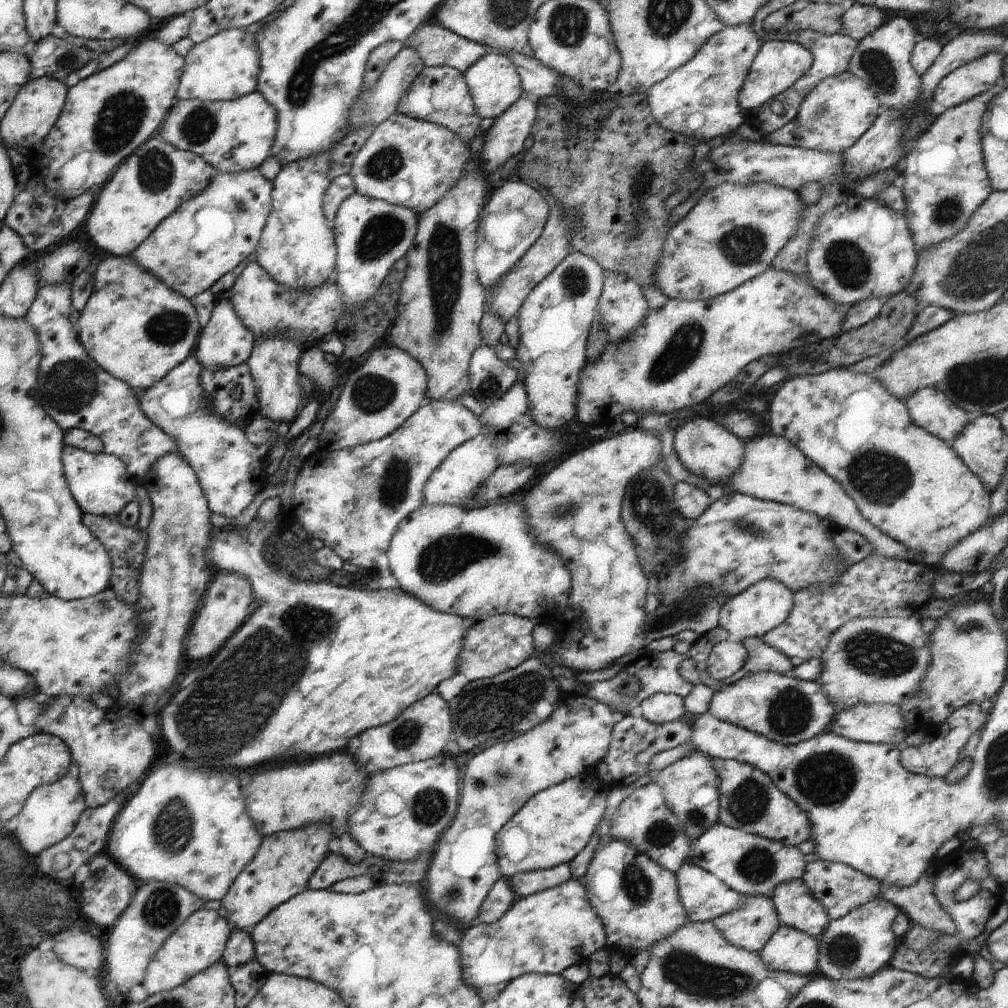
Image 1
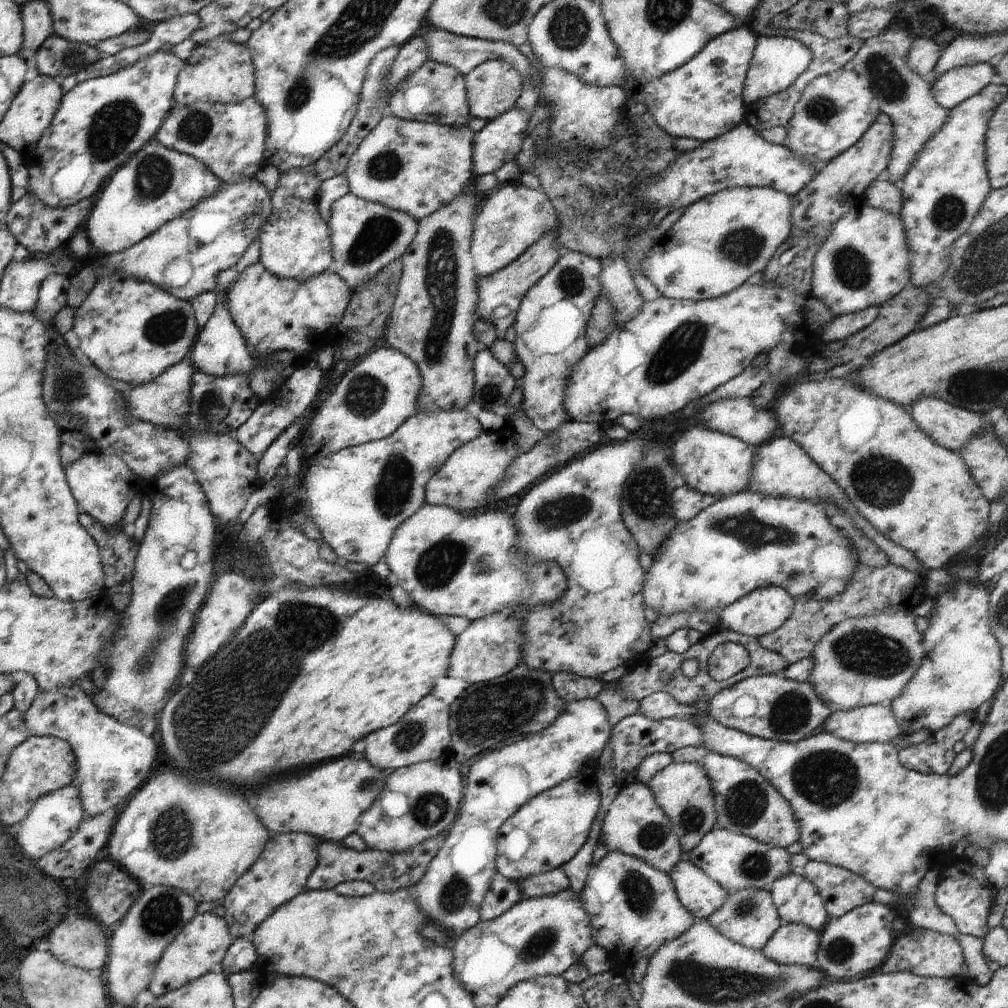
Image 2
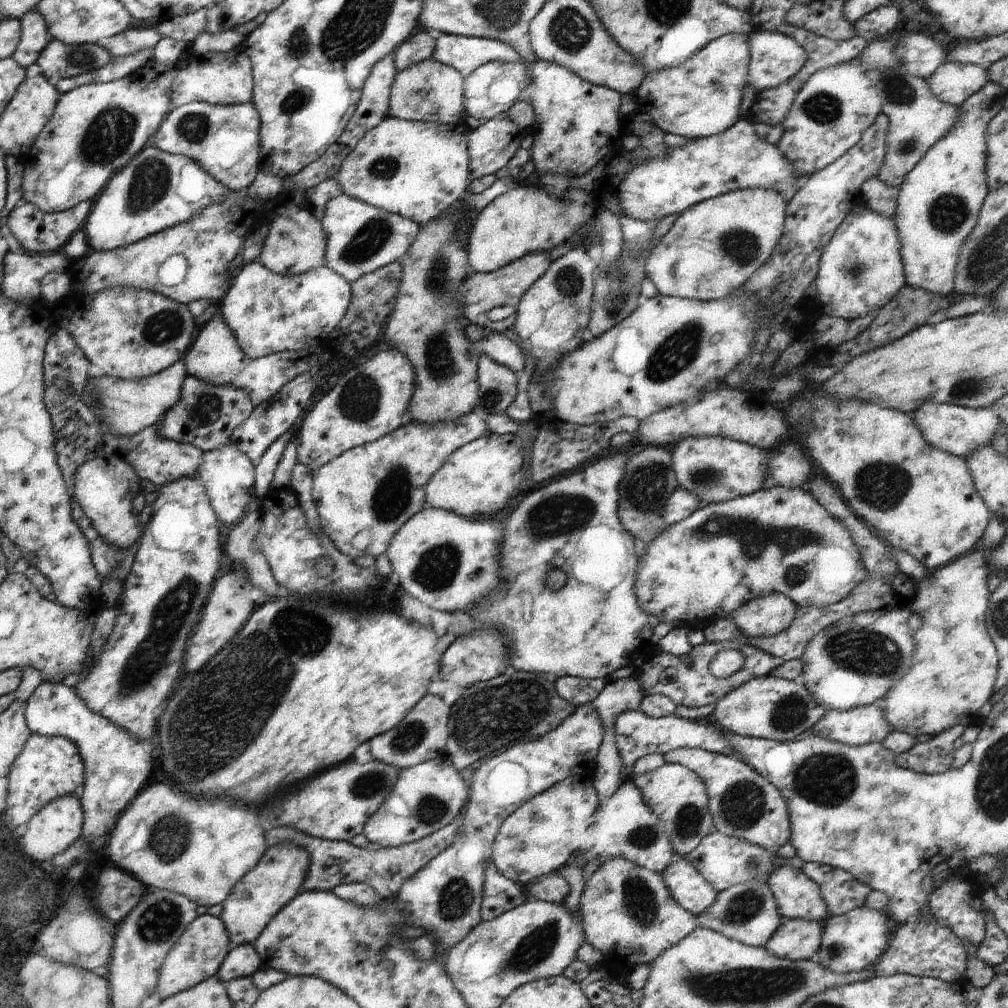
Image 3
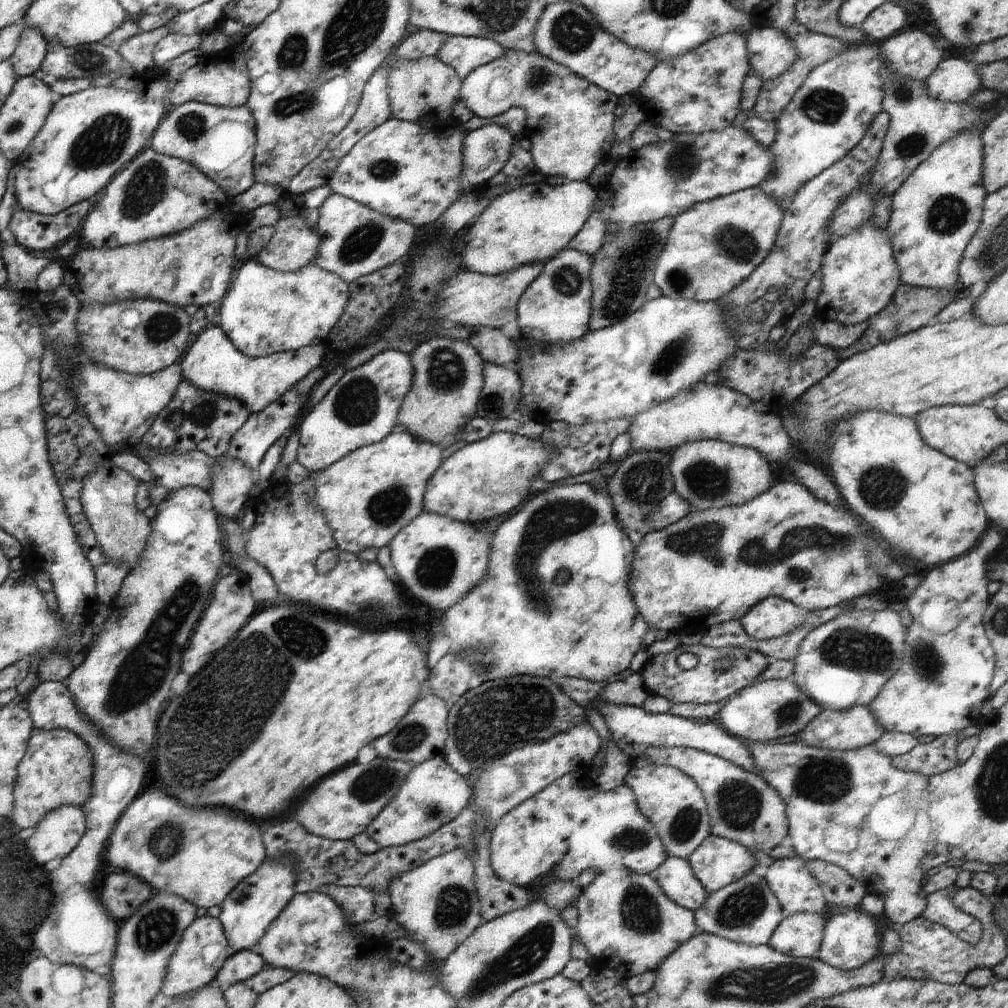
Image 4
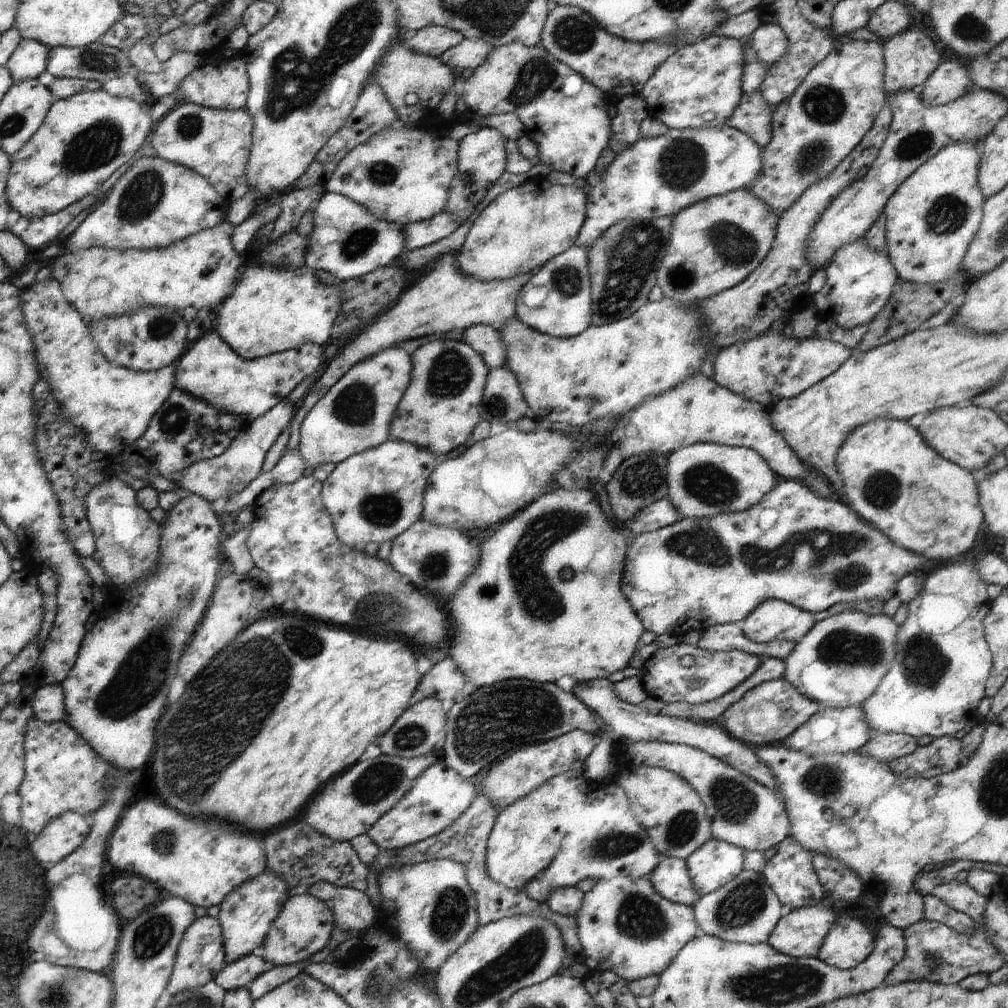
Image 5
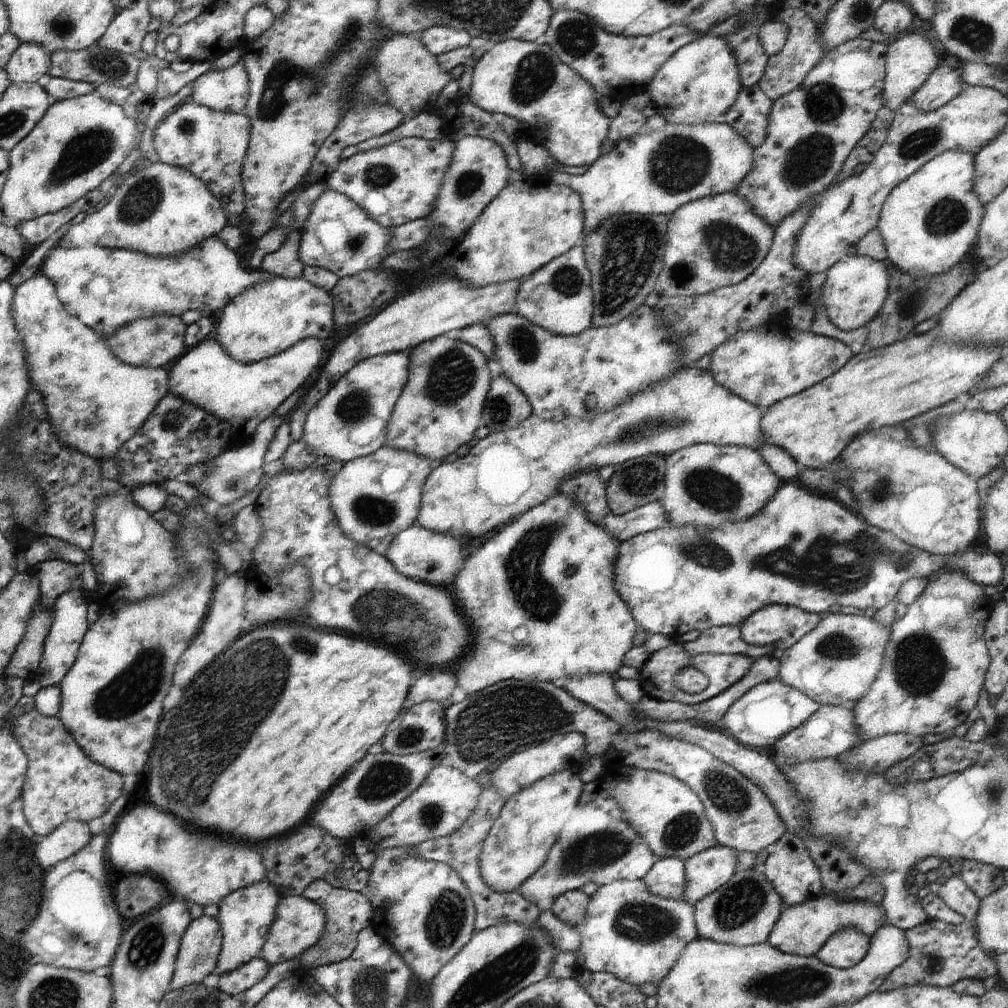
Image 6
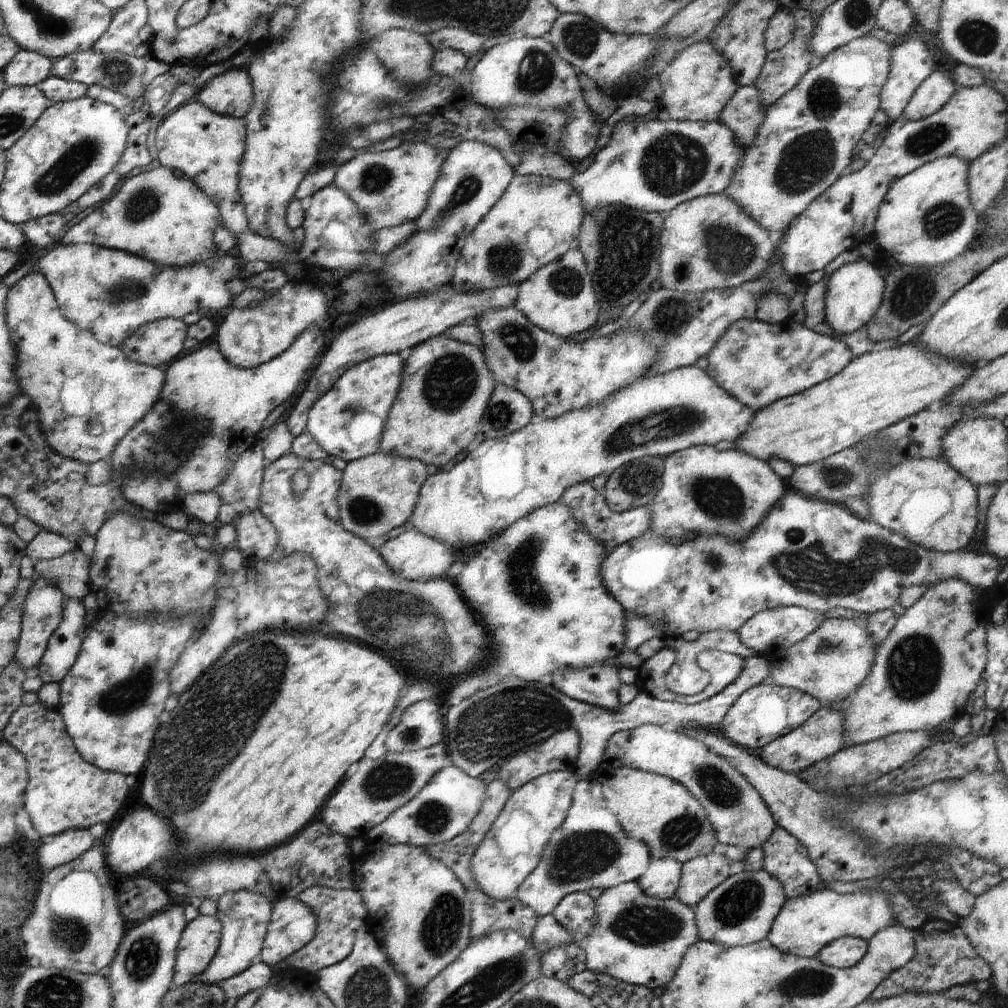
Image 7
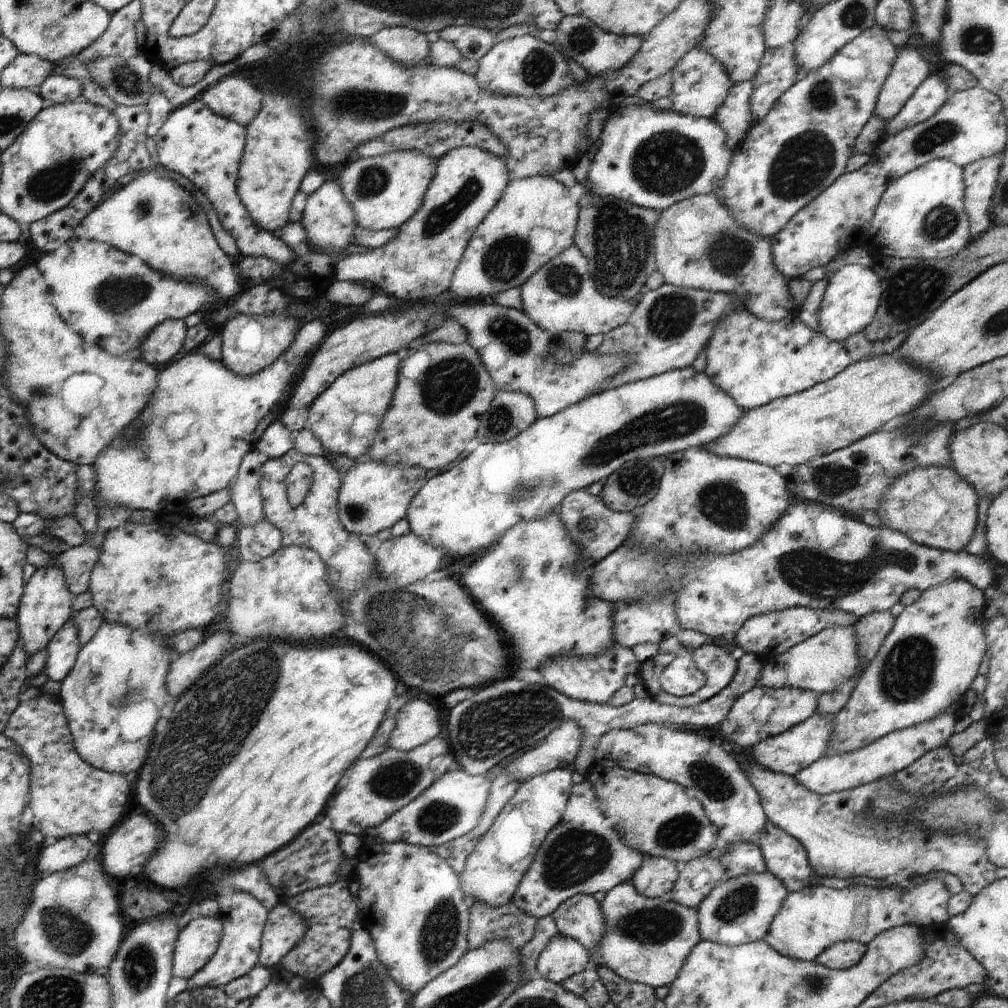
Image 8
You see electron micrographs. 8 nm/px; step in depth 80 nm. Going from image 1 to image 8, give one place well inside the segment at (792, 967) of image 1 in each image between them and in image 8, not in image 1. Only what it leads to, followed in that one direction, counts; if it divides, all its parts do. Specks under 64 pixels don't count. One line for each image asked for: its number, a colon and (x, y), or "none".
2: (792, 944)
3: (796, 939)
4: (799, 935)
5: (800, 934)
6: (801, 930)
7: (806, 924)
8: (810, 920)

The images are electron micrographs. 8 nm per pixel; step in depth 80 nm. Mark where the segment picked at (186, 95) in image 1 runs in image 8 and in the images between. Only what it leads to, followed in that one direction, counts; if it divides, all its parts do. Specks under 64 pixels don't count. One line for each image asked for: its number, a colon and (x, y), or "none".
2: (219, 71)
3: (225, 78)
4: (222, 79)
5: (225, 85)
6: (226, 90)
7: (231, 93)
8: (233, 97)

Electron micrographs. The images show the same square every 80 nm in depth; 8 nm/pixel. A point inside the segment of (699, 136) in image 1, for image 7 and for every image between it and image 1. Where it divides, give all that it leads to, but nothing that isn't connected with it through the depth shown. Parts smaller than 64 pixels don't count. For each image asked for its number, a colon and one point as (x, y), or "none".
2: (703, 99)
3: (702, 97)
4: (699, 91)
5: (699, 86)
6: (700, 81)
7: (697, 84)

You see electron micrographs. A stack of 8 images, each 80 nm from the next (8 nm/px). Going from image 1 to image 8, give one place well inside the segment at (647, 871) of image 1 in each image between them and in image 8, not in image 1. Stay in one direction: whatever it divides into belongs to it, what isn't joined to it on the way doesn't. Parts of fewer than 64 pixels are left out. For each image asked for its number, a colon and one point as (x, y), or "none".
2: (634, 909)
3: (627, 912)
4: (624, 918)
5: (624, 925)
6: (629, 932)
7: (637, 939)
8: (646, 940)

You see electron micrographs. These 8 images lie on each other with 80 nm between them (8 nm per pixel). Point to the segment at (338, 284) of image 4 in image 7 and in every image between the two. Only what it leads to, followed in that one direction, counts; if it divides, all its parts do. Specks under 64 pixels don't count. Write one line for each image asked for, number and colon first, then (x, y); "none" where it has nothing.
5: (270, 311)
6: (266, 319)
7: (248, 337)

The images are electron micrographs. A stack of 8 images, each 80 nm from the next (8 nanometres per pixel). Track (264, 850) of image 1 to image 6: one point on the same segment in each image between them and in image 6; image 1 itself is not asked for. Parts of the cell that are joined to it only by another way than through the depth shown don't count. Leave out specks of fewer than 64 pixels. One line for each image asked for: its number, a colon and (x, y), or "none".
2: (283, 869)
3: (255, 899)
4: (249, 910)
5: (246, 914)
6: (245, 915)

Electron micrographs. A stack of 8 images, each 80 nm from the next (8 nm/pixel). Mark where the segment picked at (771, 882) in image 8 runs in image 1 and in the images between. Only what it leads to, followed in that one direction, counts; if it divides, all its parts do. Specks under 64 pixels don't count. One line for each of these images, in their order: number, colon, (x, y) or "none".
1: (750, 926)
2: (748, 917)
3: (748, 913)
4: (747, 911)
5: (746, 910)
6: (742, 912)
7: (740, 911)

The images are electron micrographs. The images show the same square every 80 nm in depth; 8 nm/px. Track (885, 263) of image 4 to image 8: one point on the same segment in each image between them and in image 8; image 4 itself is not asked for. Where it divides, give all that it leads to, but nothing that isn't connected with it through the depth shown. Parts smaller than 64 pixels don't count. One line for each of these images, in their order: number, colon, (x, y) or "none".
5: (859, 281)
6: (856, 287)
7: (854, 292)
8: (852, 296)

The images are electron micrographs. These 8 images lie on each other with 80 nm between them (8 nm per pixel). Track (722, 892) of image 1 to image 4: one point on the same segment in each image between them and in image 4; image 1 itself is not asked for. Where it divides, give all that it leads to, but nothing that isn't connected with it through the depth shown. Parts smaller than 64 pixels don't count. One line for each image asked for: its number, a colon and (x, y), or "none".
2: (701, 895)
3: (690, 889)
4: (676, 879)

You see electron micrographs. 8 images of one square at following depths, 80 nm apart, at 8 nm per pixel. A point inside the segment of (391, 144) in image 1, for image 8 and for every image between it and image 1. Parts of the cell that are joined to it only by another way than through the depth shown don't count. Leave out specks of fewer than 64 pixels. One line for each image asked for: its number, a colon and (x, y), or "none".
2: (416, 167)
3: (416, 169)
4: (402, 170)
5: (402, 174)
6: (398, 183)
7: (389, 188)
8: (384, 192)

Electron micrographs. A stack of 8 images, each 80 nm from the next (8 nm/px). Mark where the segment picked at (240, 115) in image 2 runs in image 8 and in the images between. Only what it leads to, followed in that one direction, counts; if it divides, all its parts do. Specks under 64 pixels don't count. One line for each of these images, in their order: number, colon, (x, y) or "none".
3: (224, 140)
4: (219, 141)
5: (215, 143)
6: (211, 144)
7: (205, 147)
8: (204, 150)

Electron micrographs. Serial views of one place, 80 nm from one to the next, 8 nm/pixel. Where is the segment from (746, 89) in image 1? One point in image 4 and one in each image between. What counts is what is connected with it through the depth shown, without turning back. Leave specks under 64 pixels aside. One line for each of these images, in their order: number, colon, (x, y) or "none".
2: (777, 61)
3: (774, 57)
4: (770, 52)

